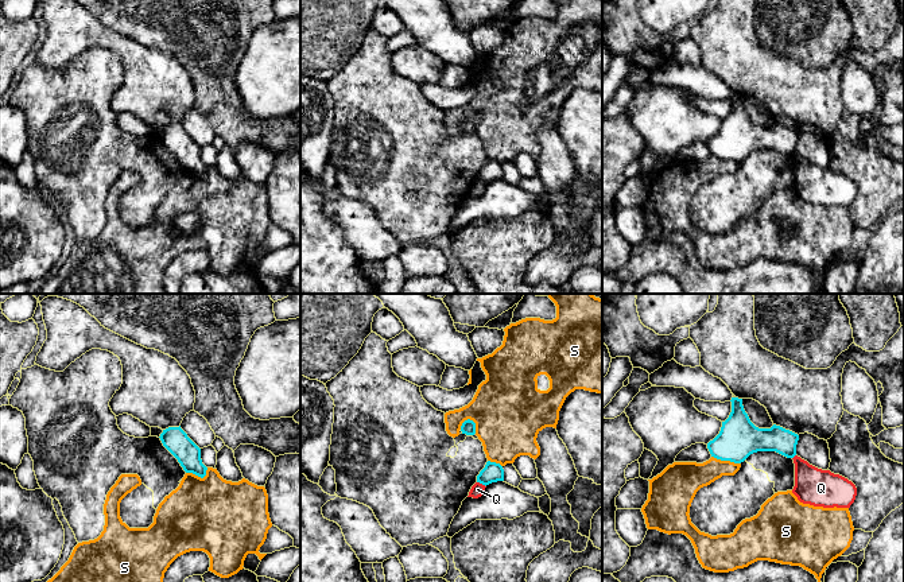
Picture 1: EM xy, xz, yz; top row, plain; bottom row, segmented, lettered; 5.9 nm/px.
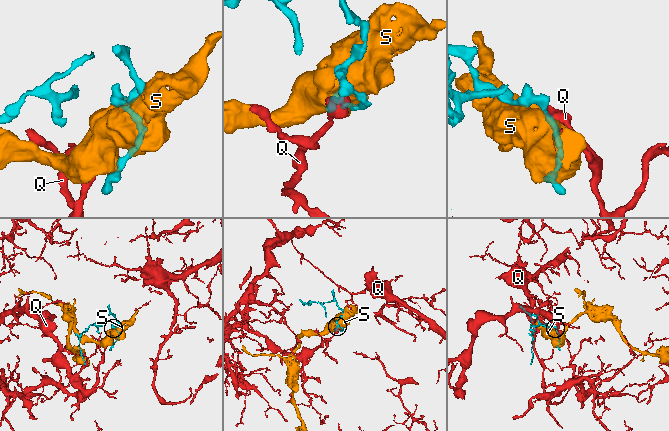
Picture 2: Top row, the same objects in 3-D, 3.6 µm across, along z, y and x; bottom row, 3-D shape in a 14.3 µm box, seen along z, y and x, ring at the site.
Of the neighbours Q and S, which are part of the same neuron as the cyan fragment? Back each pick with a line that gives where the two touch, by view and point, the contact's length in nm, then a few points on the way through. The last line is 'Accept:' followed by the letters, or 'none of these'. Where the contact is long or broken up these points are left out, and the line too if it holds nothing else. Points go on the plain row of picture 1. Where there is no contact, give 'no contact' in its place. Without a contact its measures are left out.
Accept: none of these

